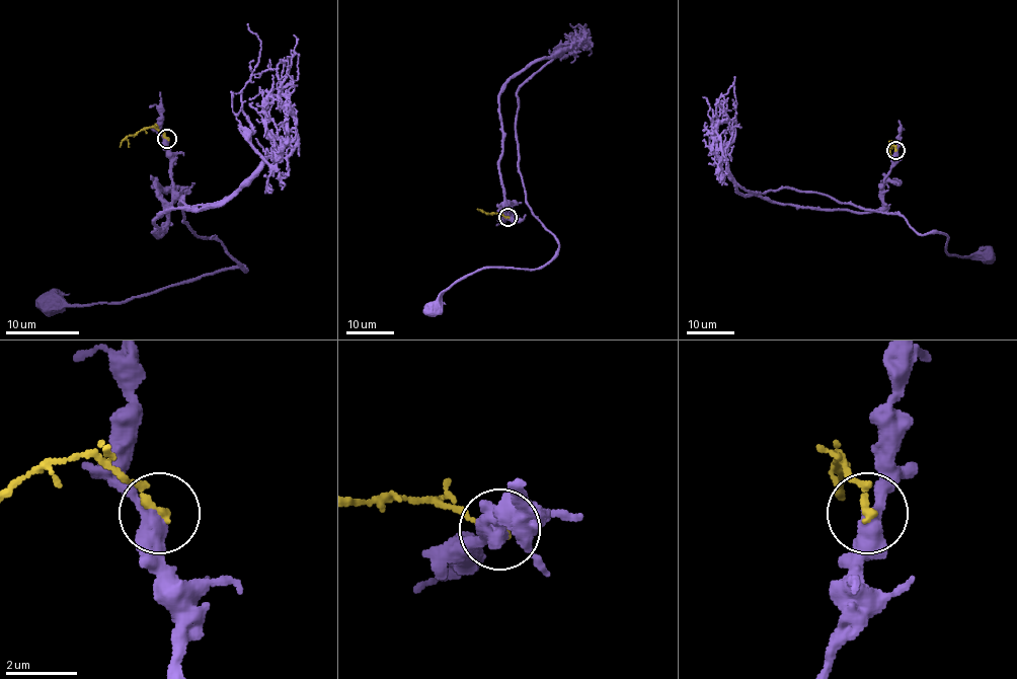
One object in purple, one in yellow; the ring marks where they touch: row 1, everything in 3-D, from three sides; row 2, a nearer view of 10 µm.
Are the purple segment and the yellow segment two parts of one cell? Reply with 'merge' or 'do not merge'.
do not merge

